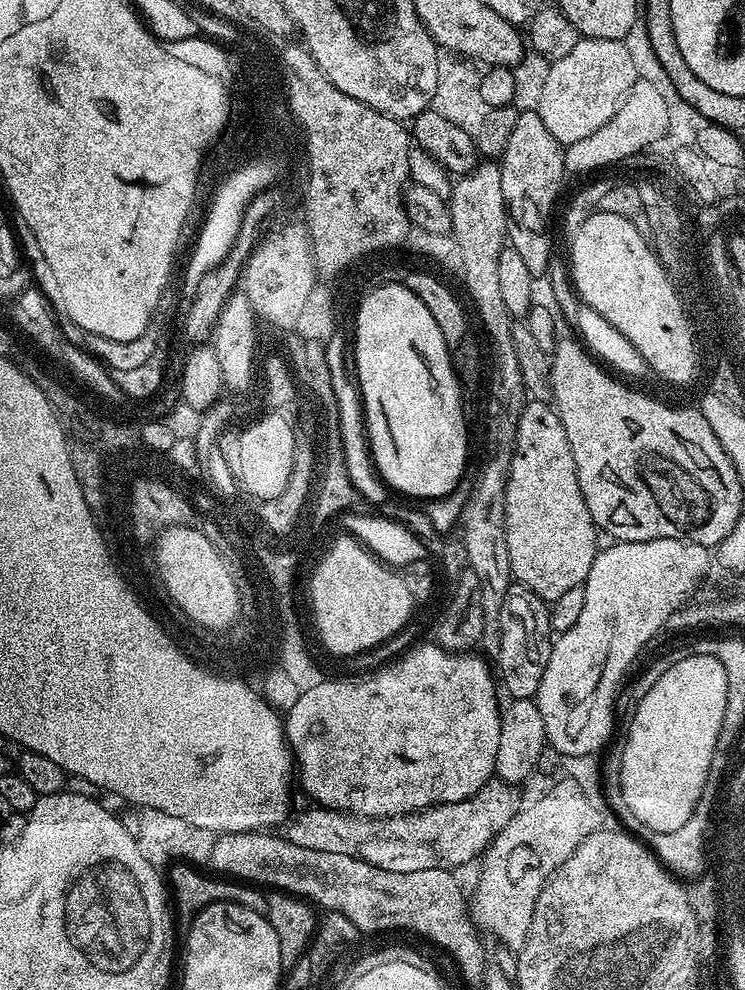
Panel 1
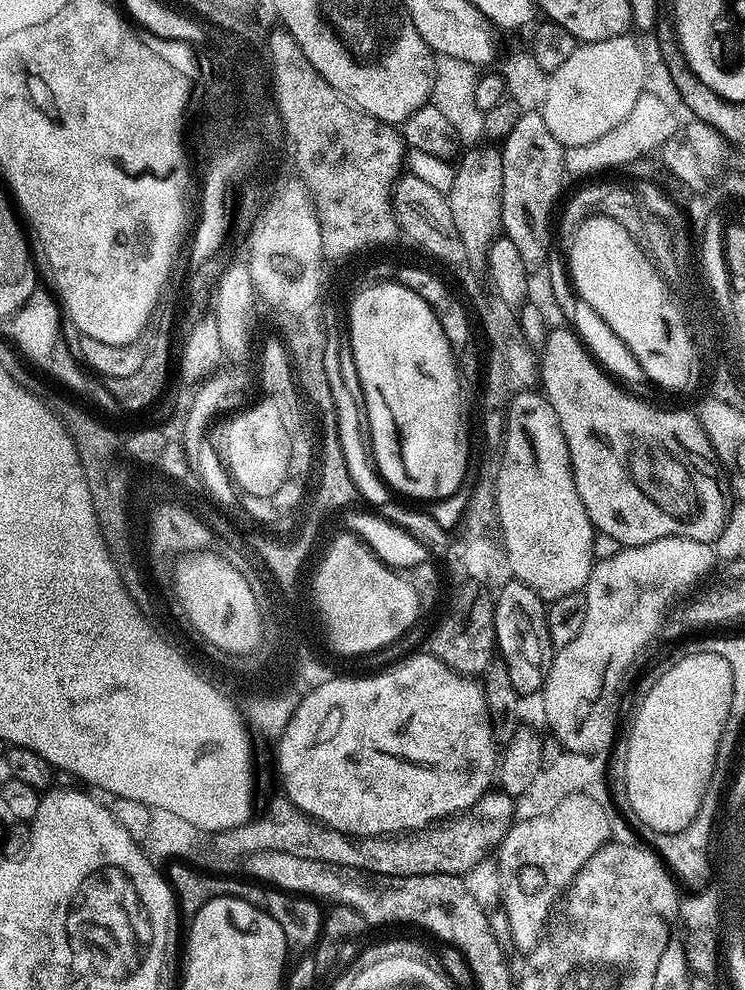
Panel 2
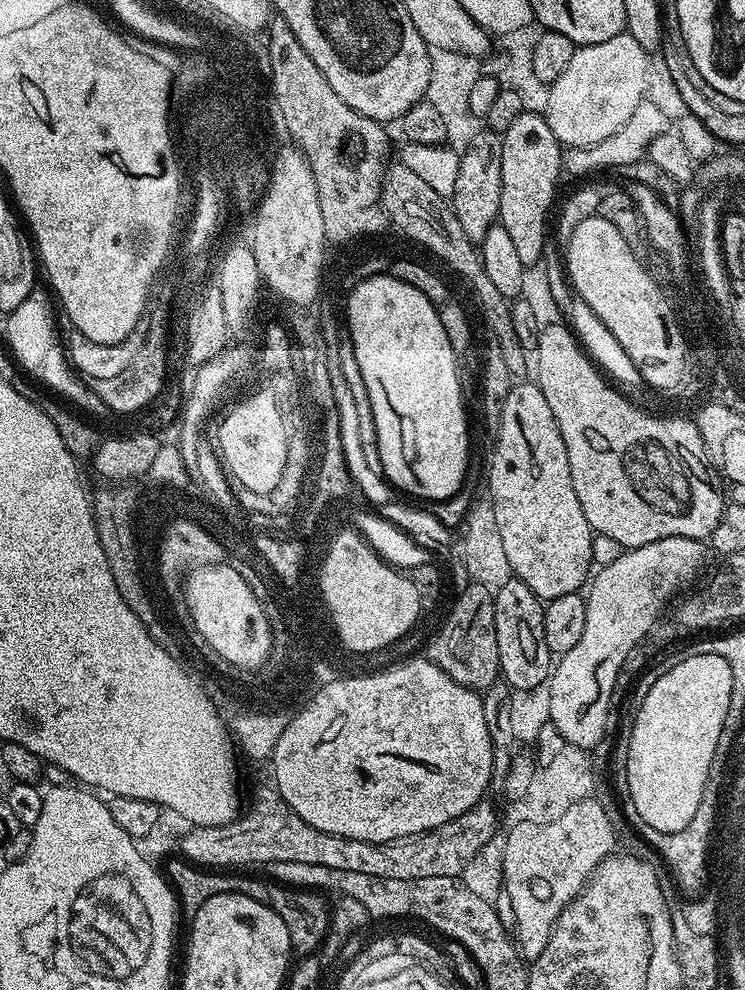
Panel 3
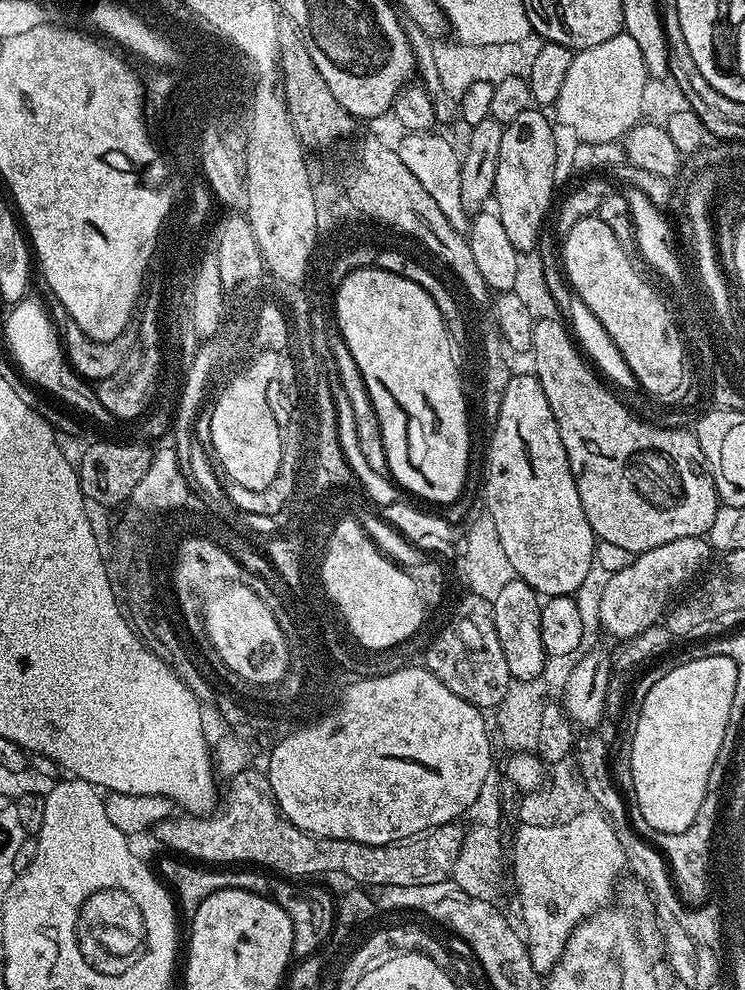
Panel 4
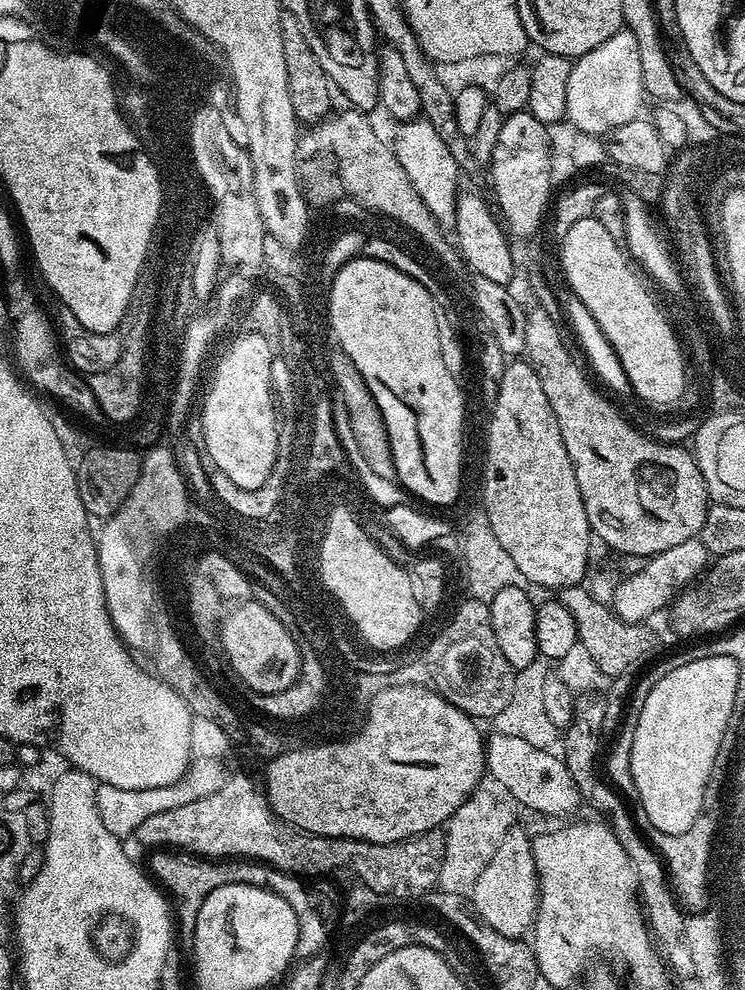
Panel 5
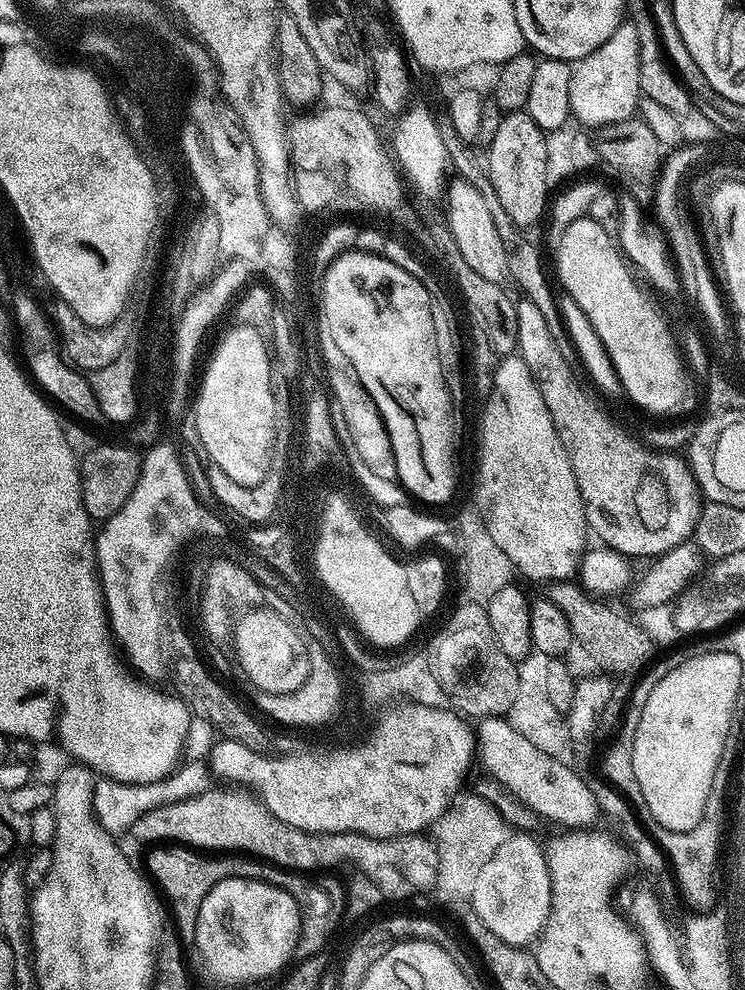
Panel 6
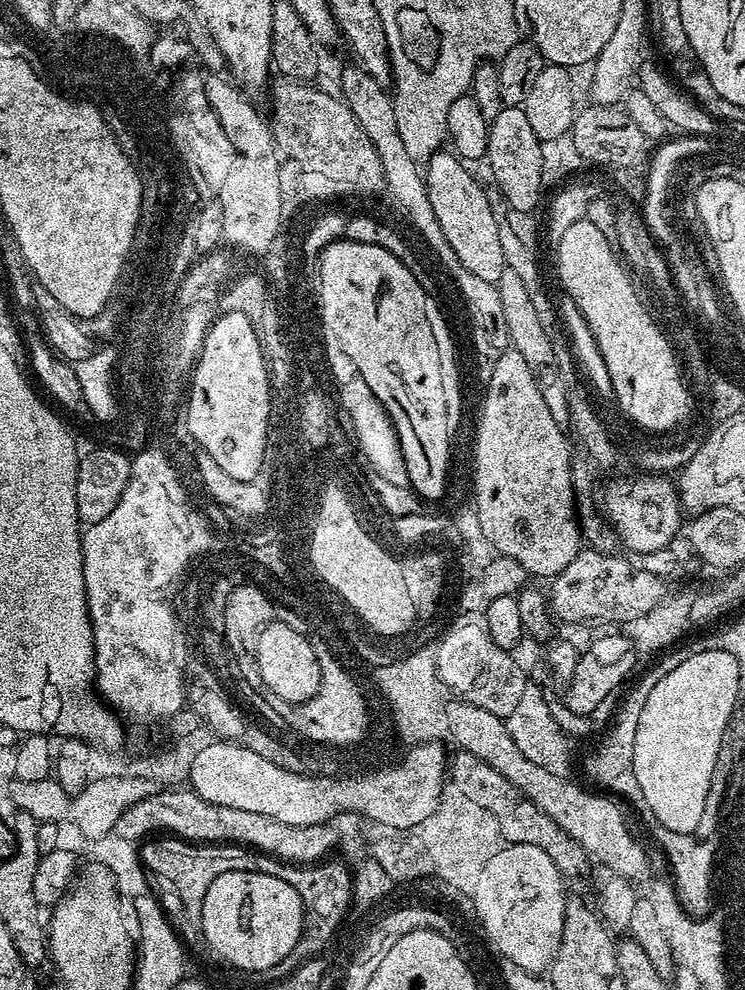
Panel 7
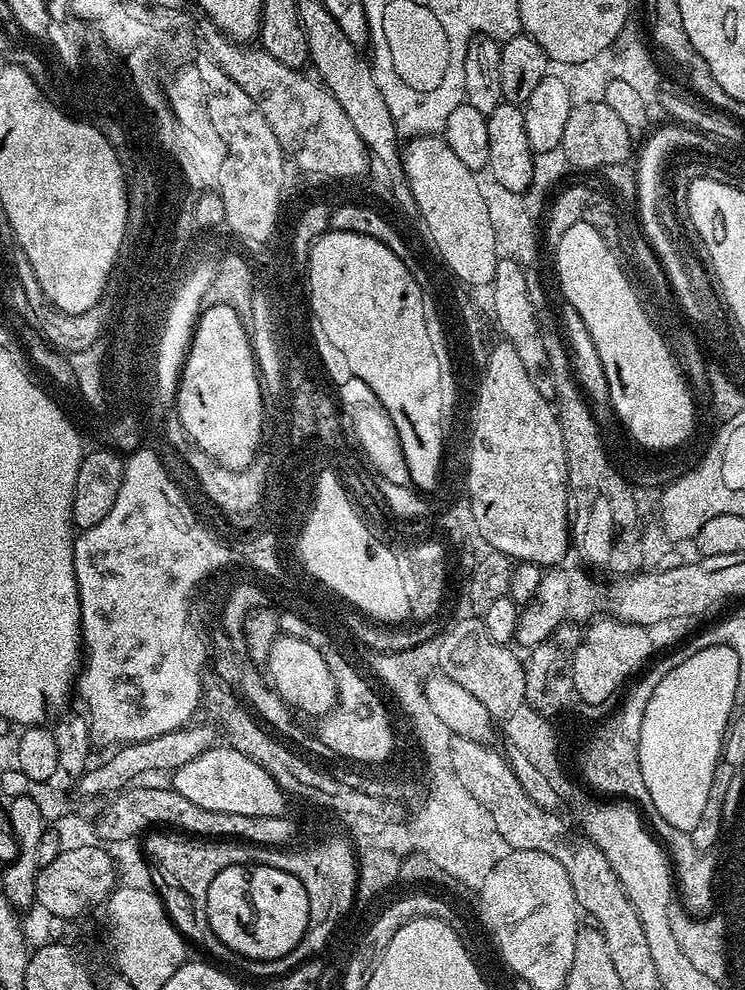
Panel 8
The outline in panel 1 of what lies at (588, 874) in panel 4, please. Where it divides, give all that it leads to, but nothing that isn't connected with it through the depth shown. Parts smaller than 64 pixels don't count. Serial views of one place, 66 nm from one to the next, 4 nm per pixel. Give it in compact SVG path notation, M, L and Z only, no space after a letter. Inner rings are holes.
M573 782L565 783L554 785L545 796L538 797L533 804L525 803L516 816L500 828L499 834L488 844L488 849L479 861L480 877L476 880L476 889L470 892L468 915L473 916L479 924L484 924L484 927L499 933L506 941L506 945L510 946L512 953L519 952L520 947L526 942L536 899L544 889L548 877L562 866L562 862L566 862L570 854L574 854L574 850L578 850L585 836L601 827L601 809L596 808L586 798L582 788Z

